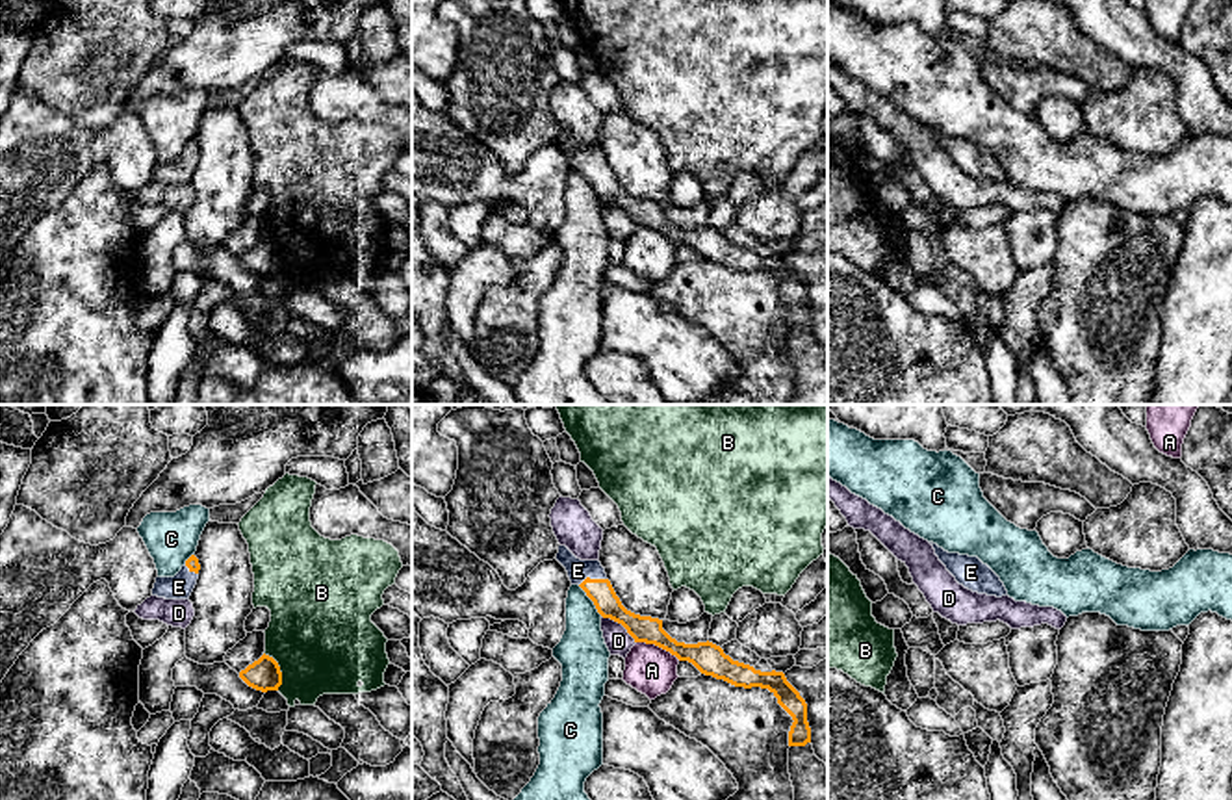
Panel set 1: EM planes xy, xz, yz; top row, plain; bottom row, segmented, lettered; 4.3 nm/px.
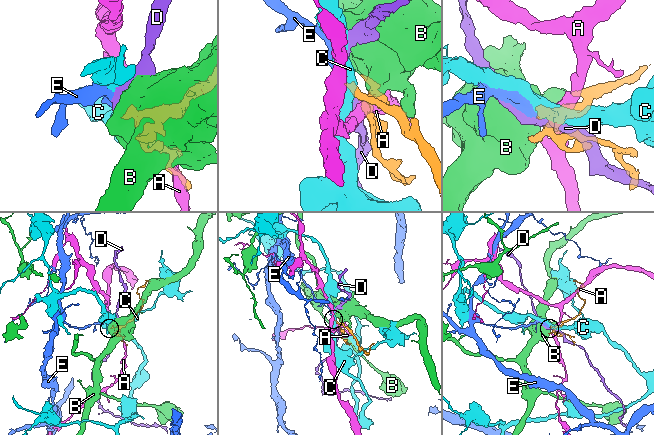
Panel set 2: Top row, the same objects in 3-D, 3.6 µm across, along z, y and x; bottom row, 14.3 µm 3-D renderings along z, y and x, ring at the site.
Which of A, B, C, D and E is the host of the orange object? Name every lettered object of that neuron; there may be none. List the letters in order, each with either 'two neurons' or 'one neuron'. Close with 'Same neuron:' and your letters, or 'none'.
A: two neurons
B: two neurons
C: two neurons
D: two neurons
E: one neuron
Same neuron: E

